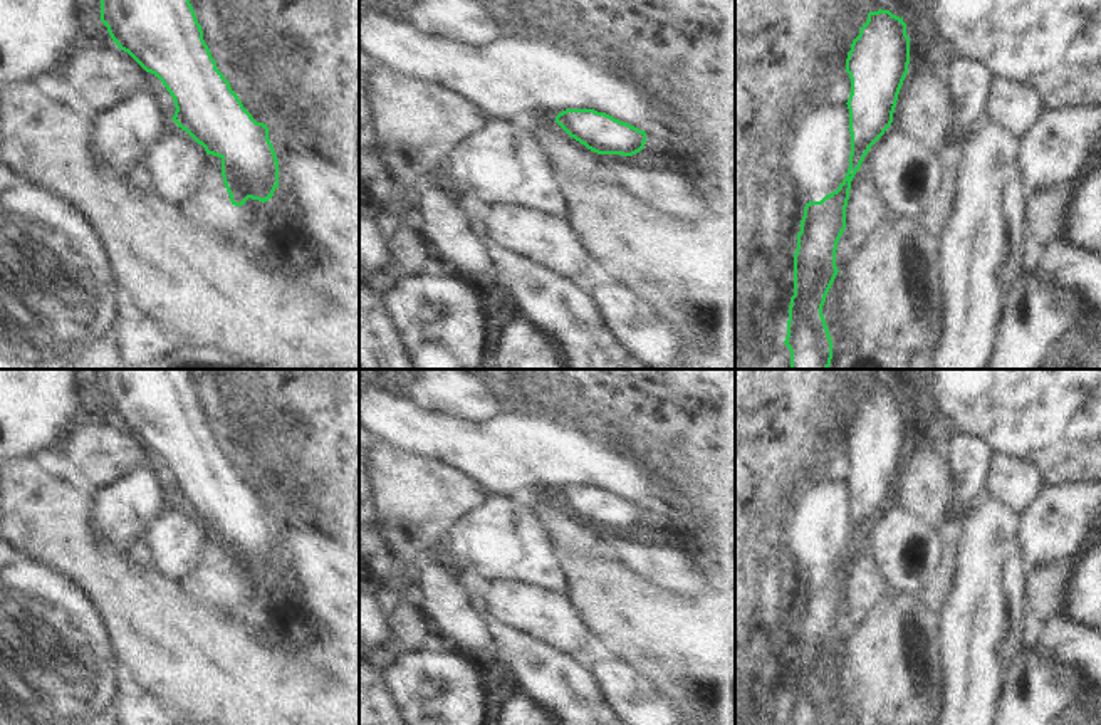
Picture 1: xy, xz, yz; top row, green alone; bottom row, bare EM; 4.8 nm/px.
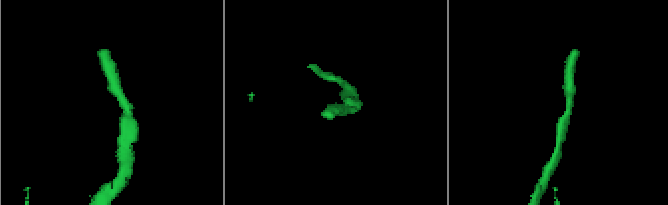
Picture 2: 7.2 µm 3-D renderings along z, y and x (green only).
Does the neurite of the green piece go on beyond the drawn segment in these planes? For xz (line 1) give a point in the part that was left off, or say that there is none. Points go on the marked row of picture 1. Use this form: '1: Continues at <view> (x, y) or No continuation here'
1: No continuation here.

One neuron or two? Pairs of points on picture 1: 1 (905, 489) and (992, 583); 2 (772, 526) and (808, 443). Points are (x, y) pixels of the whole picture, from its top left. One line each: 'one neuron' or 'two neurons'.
1: two neurons
2: one neuron

